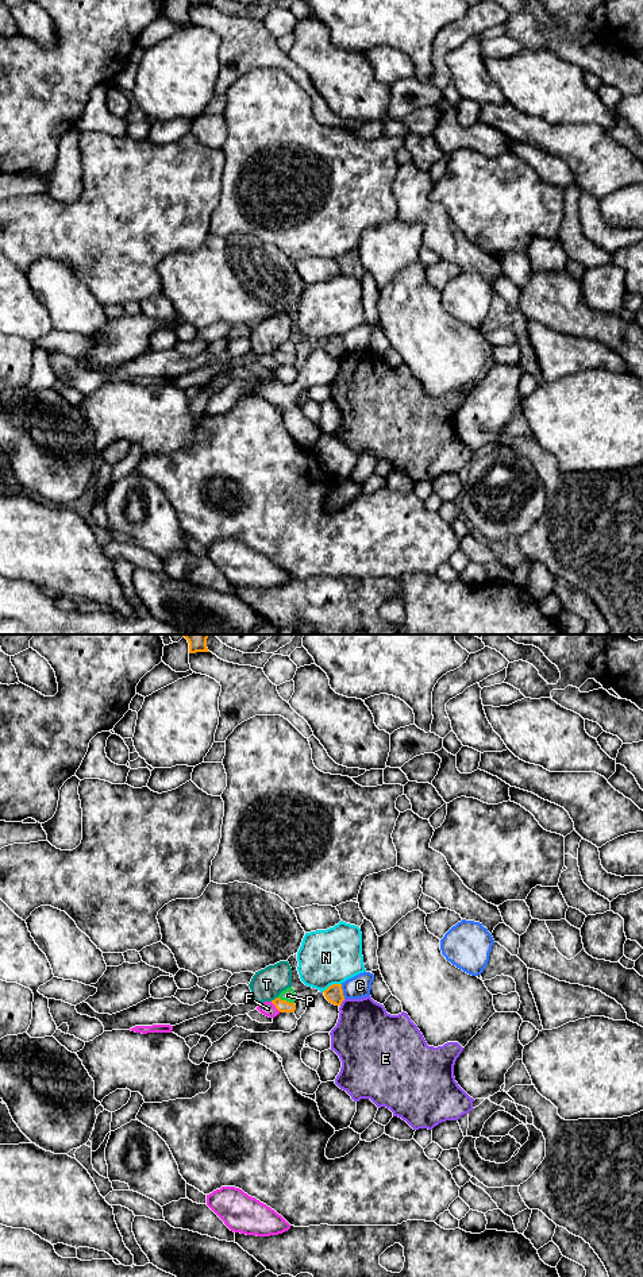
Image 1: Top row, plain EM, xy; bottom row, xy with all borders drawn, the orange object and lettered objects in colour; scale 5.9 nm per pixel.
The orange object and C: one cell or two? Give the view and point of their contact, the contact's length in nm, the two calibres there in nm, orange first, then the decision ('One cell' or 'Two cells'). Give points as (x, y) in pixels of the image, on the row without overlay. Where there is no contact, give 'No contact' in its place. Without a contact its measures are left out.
Touches orange at xy (342, 343). Shared border 90 nm. Thickness 110 nm (orange) against 140 nm. Two cells

